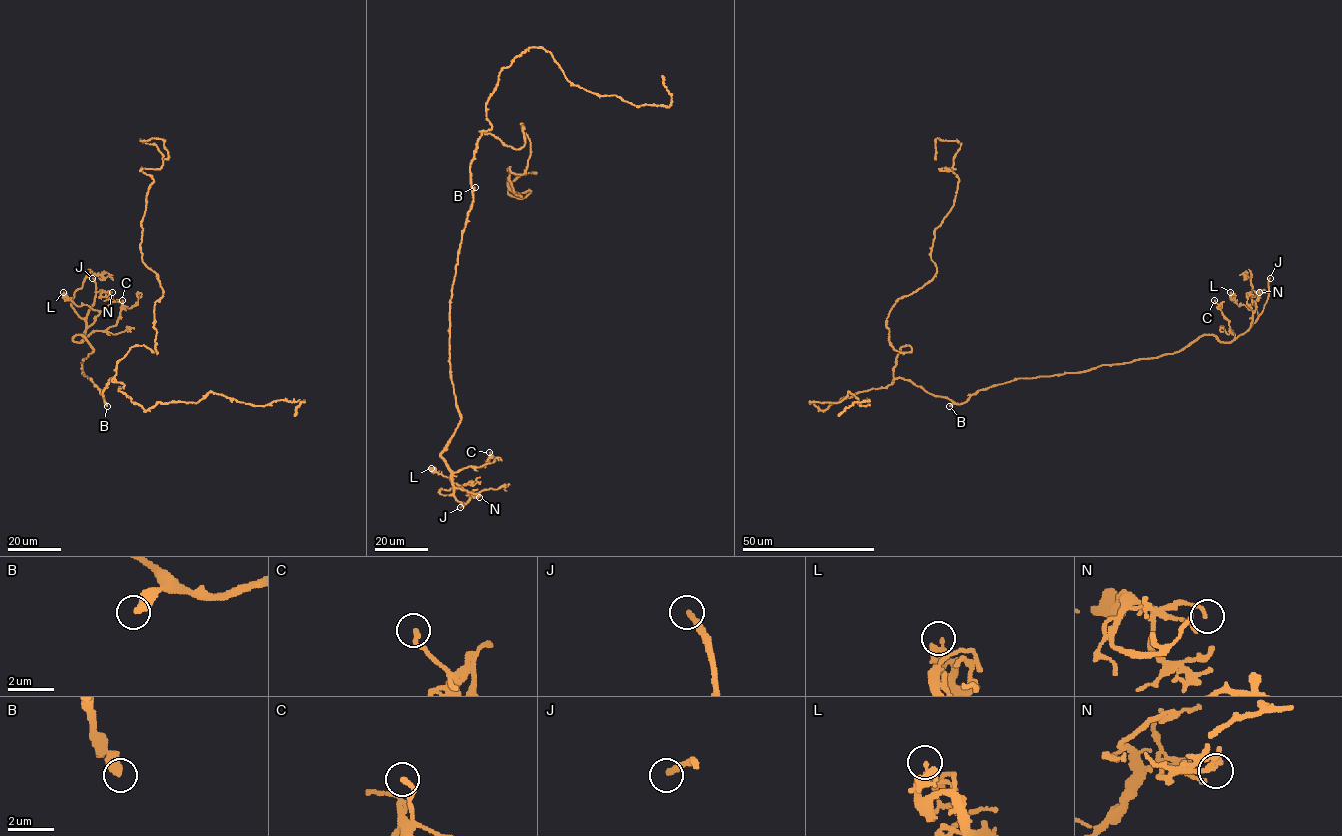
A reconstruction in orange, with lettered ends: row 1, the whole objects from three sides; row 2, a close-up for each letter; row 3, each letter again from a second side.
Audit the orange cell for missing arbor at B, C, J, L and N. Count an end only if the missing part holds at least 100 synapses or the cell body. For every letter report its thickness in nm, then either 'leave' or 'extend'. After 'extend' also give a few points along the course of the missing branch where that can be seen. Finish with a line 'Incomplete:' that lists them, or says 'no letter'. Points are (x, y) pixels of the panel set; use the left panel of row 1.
B: 440 nm | leave
C: 200 nm | leave
J: 240 nm | extend | (92, 278), (85, 277), (56, 314), (29, 319)
L: 240 nm | leave
N: 140 nm | leave
Incomplete: J

